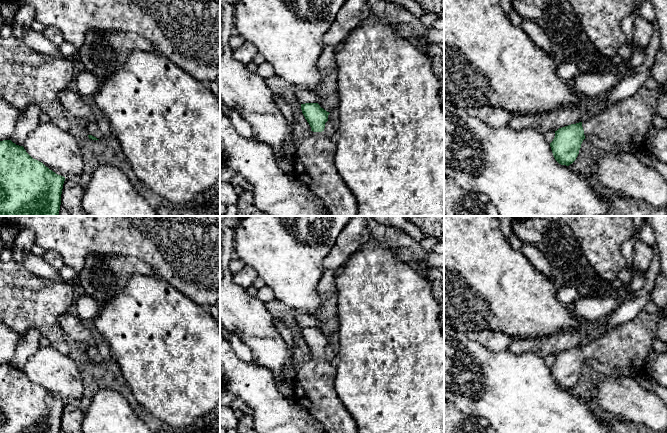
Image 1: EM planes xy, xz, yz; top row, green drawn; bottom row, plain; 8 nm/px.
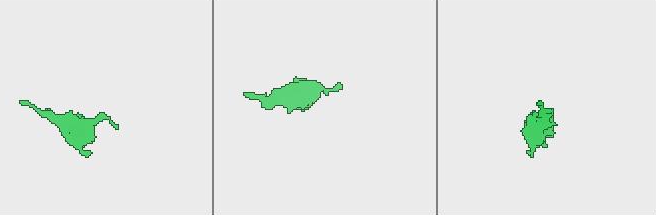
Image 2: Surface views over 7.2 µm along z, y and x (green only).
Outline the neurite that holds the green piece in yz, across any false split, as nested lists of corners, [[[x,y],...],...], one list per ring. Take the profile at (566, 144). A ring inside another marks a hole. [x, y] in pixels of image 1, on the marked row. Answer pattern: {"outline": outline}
{"outline": [[[667,83],[659,85],[656,89],[643,86],[632,96],[601,109],[592,117],[559,128],[555,131],[555,137],[550,143],[555,160],[561,165],[572,164],[579,154],[584,139],[589,139],[599,152],[636,155],[644,149],[645,136],[653,125],[653,119],[657,115],[657,103],[663,93],[667,93]]]}

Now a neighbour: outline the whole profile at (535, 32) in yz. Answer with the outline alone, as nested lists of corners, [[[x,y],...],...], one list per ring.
[[[523,19],[520,27],[539,49],[556,58],[556,51],[552,47],[550,39],[539,25],[530,20]]]

